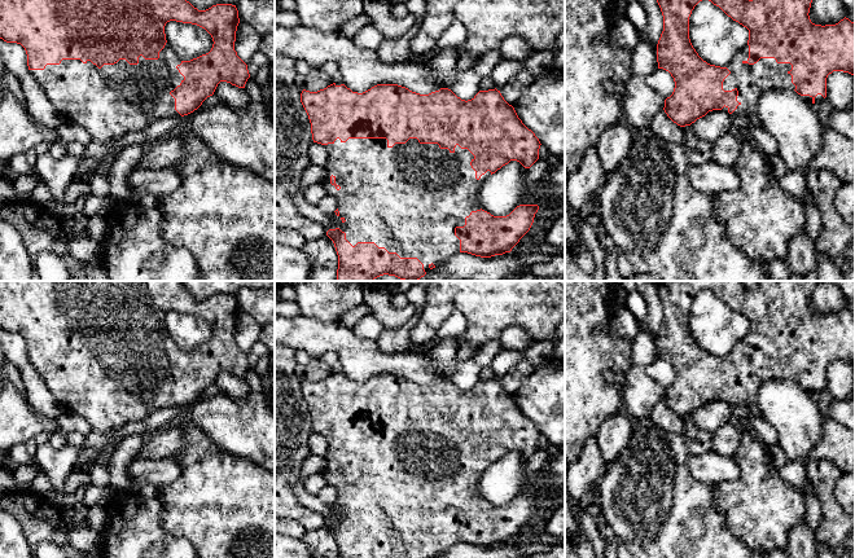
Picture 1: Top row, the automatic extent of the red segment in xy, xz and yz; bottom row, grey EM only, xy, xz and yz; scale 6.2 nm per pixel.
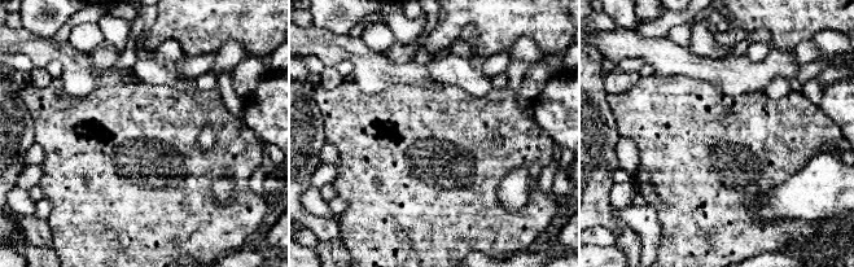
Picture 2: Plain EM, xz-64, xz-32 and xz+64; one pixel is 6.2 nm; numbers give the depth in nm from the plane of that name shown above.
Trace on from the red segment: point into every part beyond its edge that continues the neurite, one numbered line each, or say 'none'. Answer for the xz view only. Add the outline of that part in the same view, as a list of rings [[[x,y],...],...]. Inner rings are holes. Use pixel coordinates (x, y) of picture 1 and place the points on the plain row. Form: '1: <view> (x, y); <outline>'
1: xz (408, 488); [[[337,429],[324,436],[328,453],[323,476],[326,485],[338,493],[339,506],[346,510],[341,520],[352,536],[358,532],[374,532],[400,548],[417,548],[424,558],[429,558],[431,553],[438,557],[460,542],[460,530],[455,526],[455,518],[464,517],[465,508],[472,501],[481,500],[479,480],[491,465],[487,461],[479,470],[475,469],[475,461],[470,456],[474,445],[468,439],[456,435],[451,443],[448,439],[440,439],[438,434],[420,434],[417,429],[395,434],[393,438],[387,436],[386,429],[348,429],[346,432]]]

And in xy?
1: xy (108, 392); [[[166,333],[158,350],[140,346],[137,355],[119,350],[98,359],[91,351],[62,350],[60,355],[47,355],[44,360],[30,363],[65,412],[84,418],[93,431],[105,432],[128,422],[144,421],[158,409],[180,407],[175,400],[175,388],[170,385],[184,370],[176,359],[180,353],[181,350]]]

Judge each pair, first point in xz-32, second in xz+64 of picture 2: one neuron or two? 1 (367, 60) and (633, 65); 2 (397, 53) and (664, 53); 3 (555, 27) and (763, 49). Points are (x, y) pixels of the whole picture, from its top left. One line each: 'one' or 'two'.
1: two
2: two
3: two

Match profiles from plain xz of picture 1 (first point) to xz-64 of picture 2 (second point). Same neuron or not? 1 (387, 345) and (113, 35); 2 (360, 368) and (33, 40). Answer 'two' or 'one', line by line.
1: two
2: one

